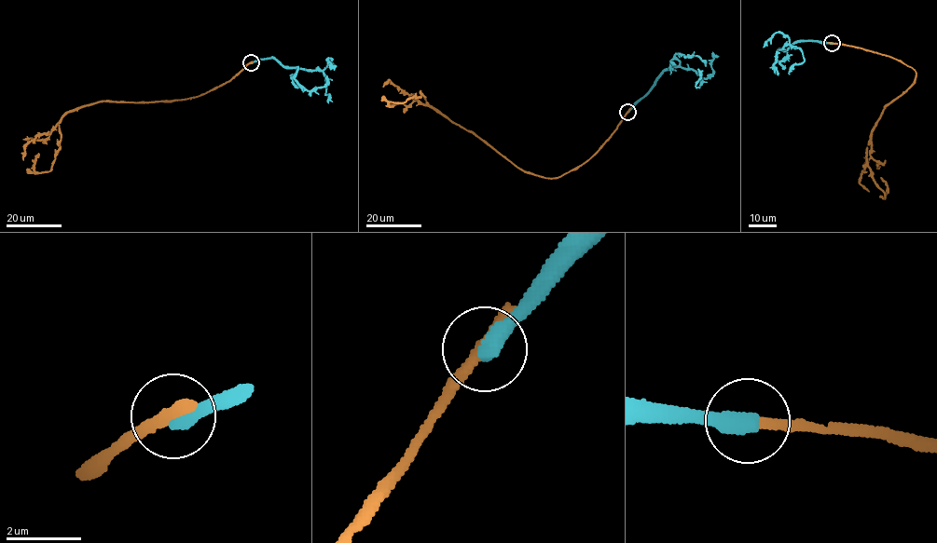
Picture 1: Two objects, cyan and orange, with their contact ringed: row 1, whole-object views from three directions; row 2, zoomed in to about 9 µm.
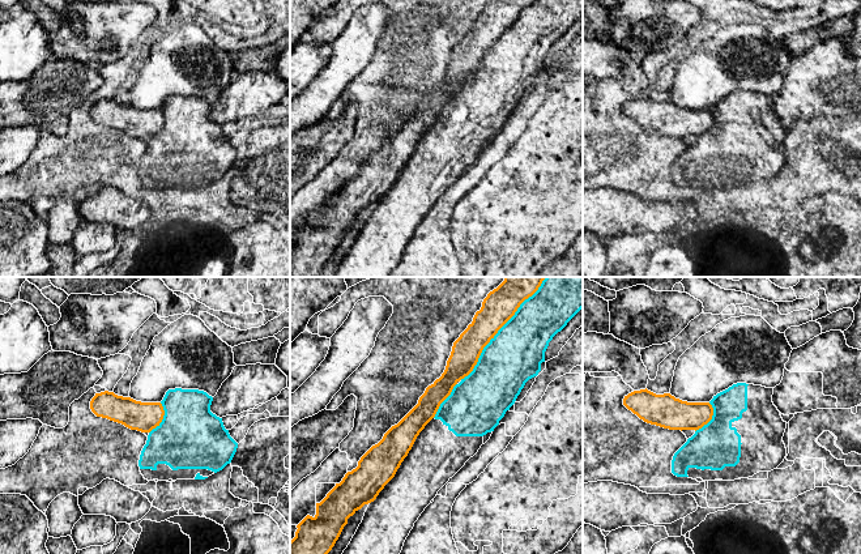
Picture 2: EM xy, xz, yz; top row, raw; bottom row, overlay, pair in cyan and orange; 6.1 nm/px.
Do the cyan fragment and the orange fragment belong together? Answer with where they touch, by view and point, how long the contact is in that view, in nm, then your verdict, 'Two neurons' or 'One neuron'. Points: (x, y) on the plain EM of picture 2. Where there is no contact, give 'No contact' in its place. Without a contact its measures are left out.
Touches cyan at xz (494, 43). Shared border 700 nm. Two neurons

